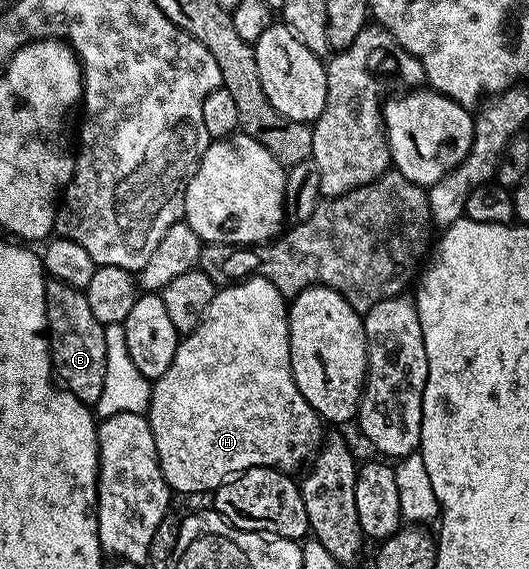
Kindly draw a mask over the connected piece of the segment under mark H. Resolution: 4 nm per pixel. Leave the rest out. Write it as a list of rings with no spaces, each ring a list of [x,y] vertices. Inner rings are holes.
[[[255,275],[247,277],[245,281],[219,288],[215,292],[202,322],[179,340],[178,350],[172,359],[172,367],[168,367],[168,371],[164,371],[164,375],[153,382],[150,391],[148,420],[152,439],[156,443],[160,471],[175,494],[206,492],[209,494],[221,487],[223,481],[233,478],[239,473],[245,473],[247,469],[280,469],[284,473],[293,474],[294,469],[300,468],[299,470],[301,470],[304,463],[313,458],[324,441],[324,436],[322,437],[324,422],[317,411],[308,403],[308,399],[304,399],[304,395],[300,395],[300,387],[296,387],[296,379],[292,375],[292,367],[290,366],[288,301],[271,281]]]

